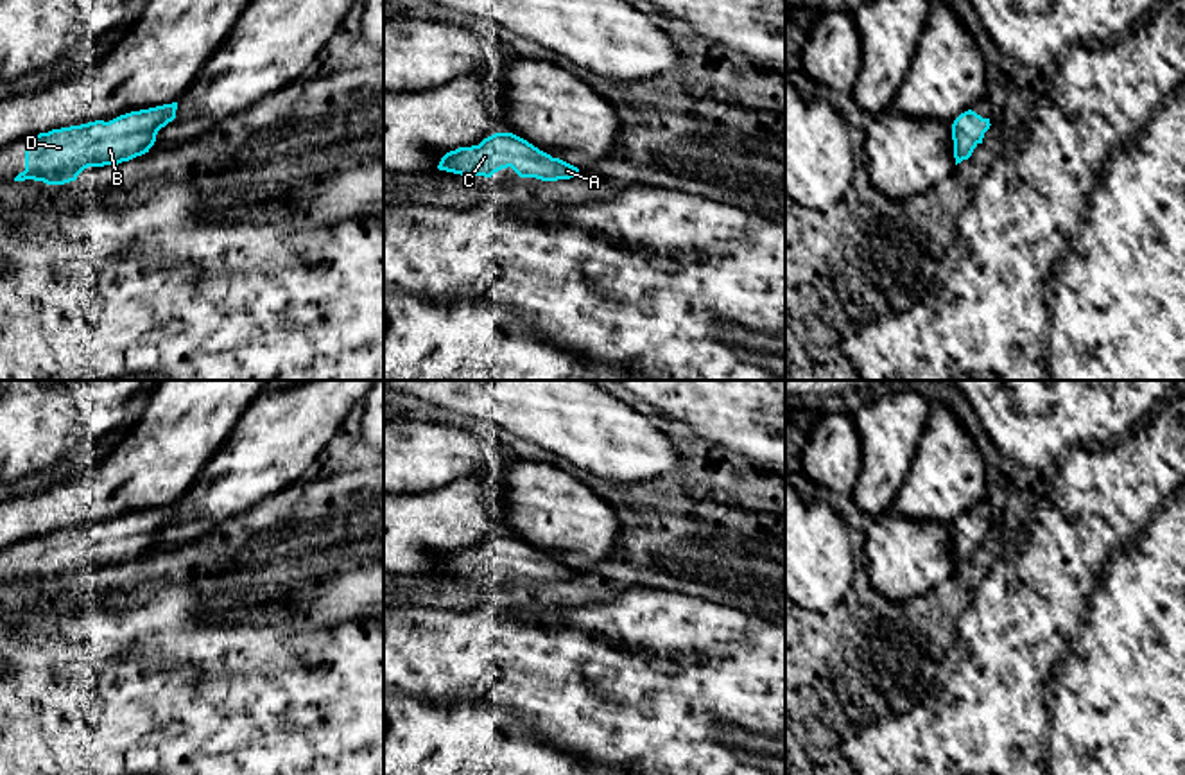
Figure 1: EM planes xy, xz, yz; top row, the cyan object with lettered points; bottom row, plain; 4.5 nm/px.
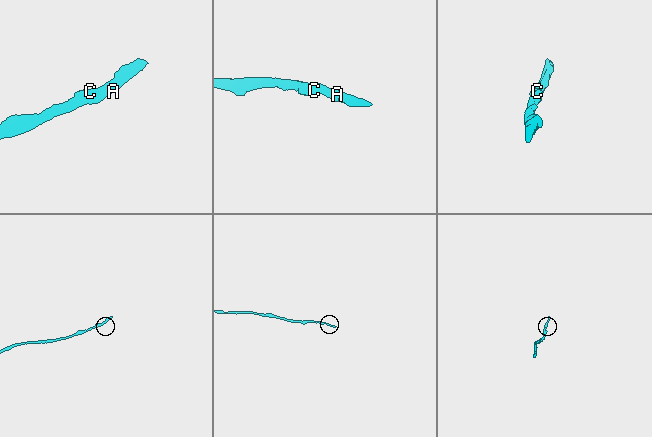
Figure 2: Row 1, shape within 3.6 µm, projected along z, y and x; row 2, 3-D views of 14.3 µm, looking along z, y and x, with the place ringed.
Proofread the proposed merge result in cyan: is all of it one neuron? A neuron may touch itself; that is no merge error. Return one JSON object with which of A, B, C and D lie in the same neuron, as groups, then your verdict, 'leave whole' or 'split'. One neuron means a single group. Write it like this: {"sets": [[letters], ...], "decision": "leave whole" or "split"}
{"sets": [["A", "B", "C", "D"]], "decision": "leave whole"}

